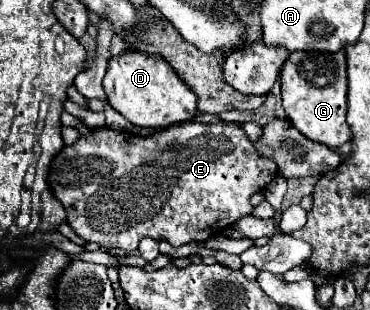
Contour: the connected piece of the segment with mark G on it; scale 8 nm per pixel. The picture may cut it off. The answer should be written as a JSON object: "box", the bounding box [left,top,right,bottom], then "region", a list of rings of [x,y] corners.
{"box":[281,51,351,147],"region":[[[295,51],[289,55],[281,69],[281,99],[291,125],[301,131],[311,141],[323,143],[327,147],[341,147],[343,143],[351,141],[351,129],[345,121],[347,113],[347,63],[345,51],[325,53],[325,51]]]}

